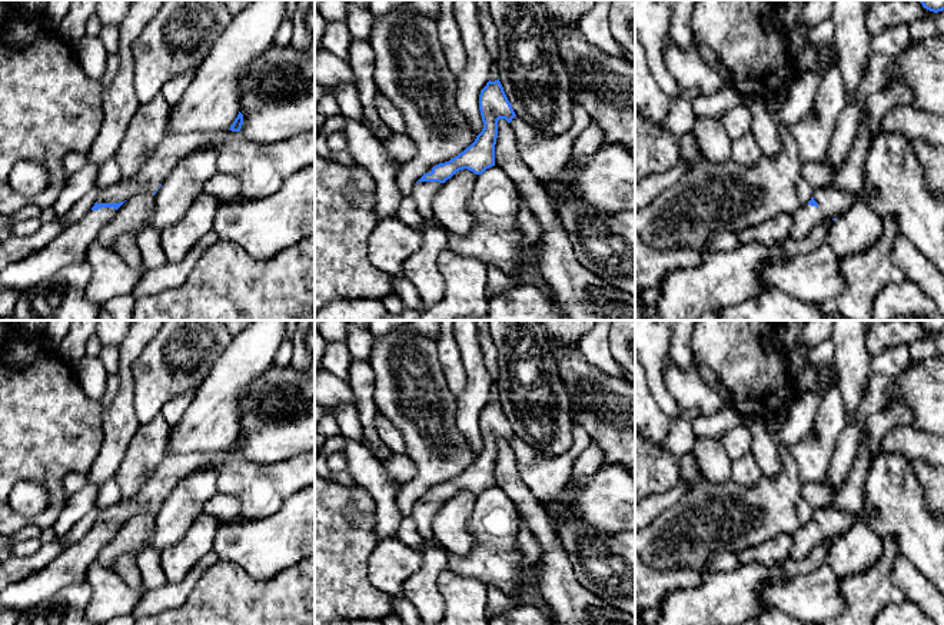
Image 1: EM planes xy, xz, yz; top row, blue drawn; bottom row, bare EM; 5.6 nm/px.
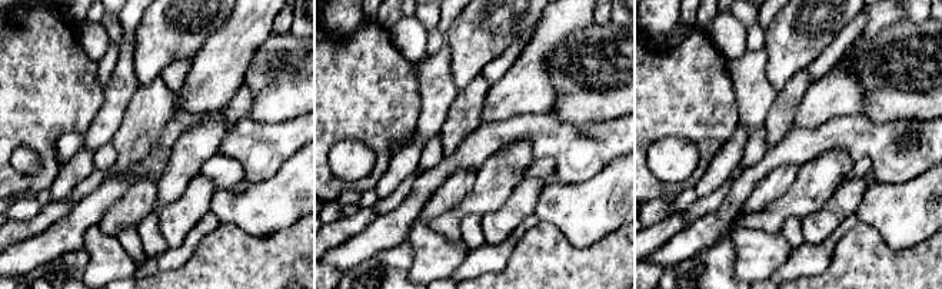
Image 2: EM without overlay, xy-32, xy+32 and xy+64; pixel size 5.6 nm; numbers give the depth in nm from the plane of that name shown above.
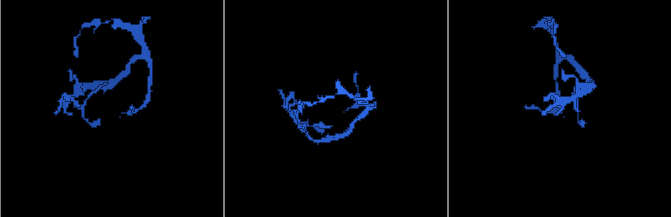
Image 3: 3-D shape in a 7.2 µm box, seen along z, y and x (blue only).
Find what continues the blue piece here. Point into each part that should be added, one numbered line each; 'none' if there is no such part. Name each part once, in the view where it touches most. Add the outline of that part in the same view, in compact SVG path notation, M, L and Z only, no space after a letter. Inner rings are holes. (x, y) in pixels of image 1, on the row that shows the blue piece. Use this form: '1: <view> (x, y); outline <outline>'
1: xy (262, 168); outline M233 130L169 133L133 177L100 189L97 205L124 202L139 190L157 192L182 159L205 147L213 147L217 152L217 172L240 180L240 200L260 200L277 192L287 177L315 163L315 130L272 143L256 143Z

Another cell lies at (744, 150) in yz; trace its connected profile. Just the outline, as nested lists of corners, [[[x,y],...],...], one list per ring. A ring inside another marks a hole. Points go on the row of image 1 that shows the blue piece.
[[[752,133],[732,140],[731,160],[742,166],[755,166],[761,152]]]

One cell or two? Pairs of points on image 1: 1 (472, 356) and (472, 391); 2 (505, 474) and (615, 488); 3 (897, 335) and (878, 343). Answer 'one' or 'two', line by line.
1: one
2: two
3: one

